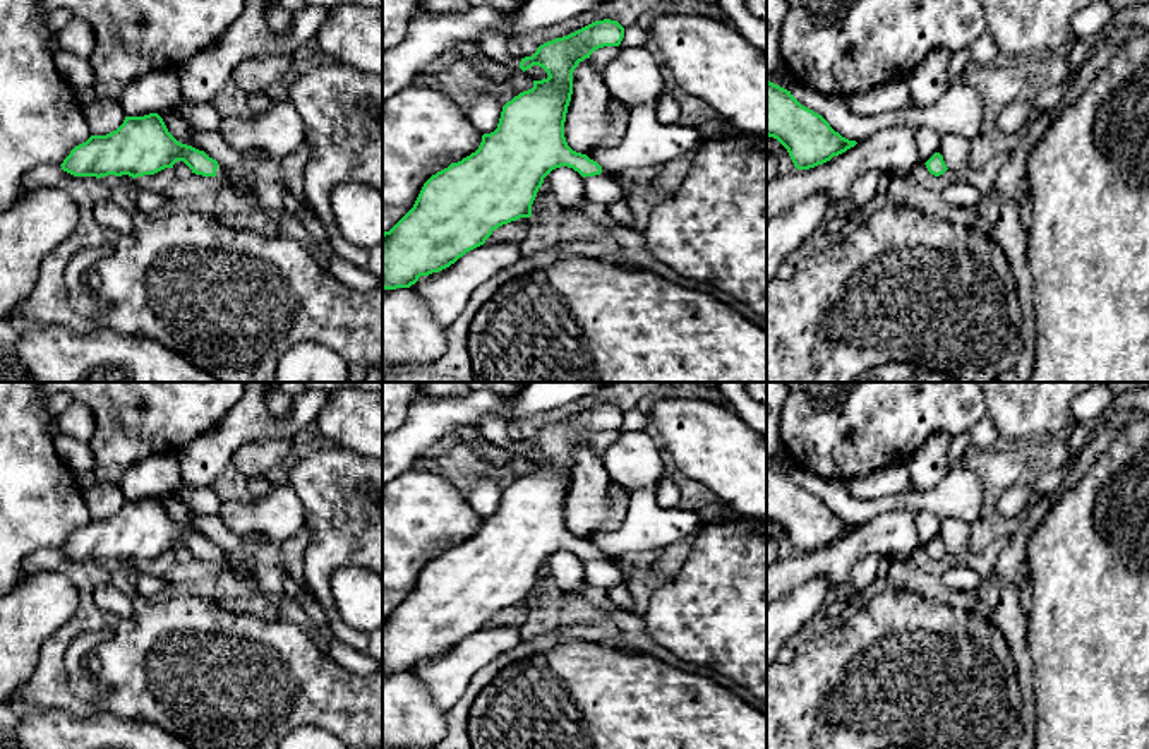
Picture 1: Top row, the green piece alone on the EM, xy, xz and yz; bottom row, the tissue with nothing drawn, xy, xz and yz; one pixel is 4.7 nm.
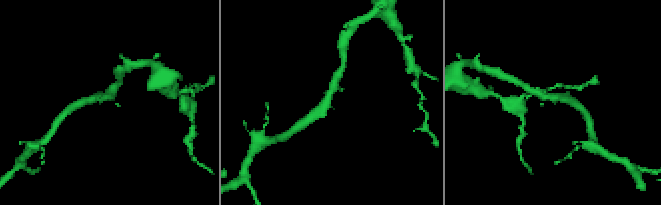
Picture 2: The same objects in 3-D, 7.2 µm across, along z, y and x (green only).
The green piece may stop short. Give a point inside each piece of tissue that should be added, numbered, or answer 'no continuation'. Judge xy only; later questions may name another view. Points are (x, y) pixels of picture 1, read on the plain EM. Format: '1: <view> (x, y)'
1: xy (222, 557)

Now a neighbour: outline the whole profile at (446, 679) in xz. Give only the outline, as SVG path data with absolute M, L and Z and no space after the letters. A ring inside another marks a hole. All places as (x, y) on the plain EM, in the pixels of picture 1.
M484 627L436 662L412 668L412 675L430 692L439 708L449 710L465 694L472 677L497 655L513 650L521 639L520 627Z

